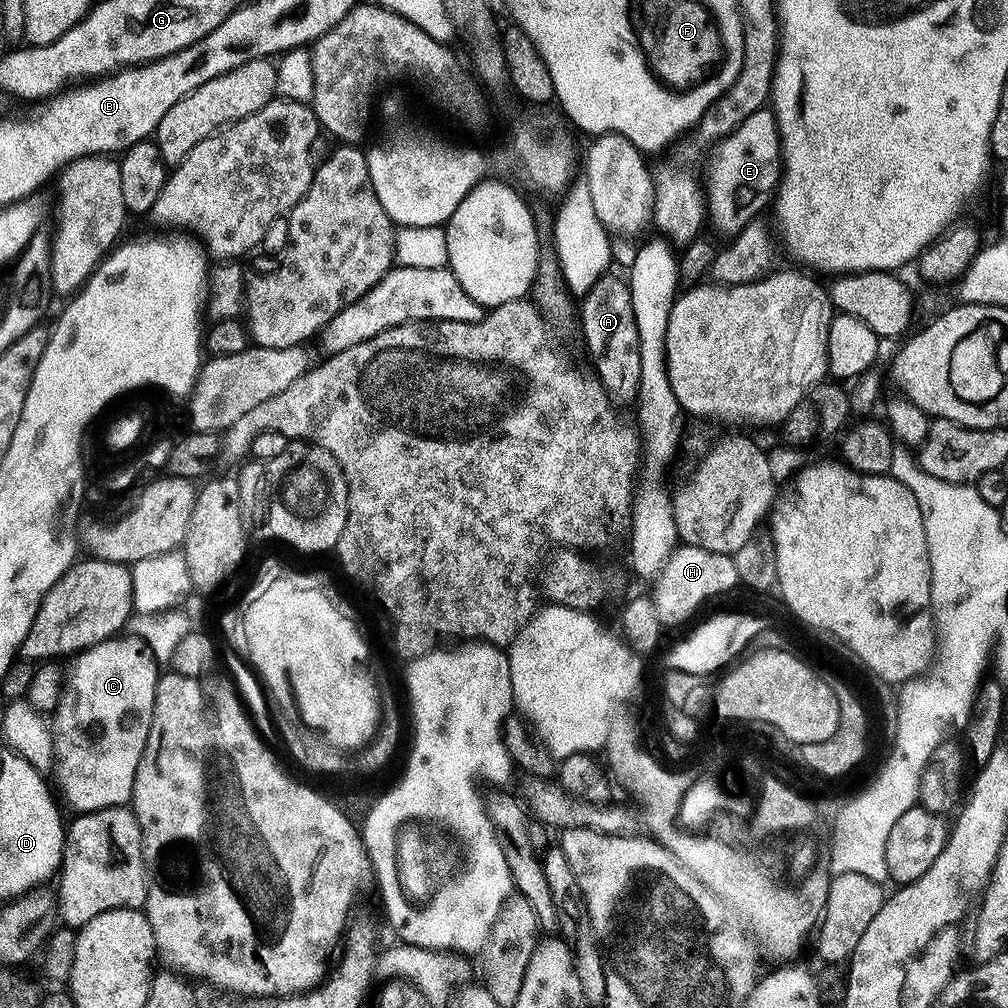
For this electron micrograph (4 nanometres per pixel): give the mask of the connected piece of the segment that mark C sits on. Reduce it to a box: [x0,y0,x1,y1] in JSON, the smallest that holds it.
[50,634,158,813]

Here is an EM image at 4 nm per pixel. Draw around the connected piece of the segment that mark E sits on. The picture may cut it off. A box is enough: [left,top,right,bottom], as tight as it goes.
[702,107,780,238]

